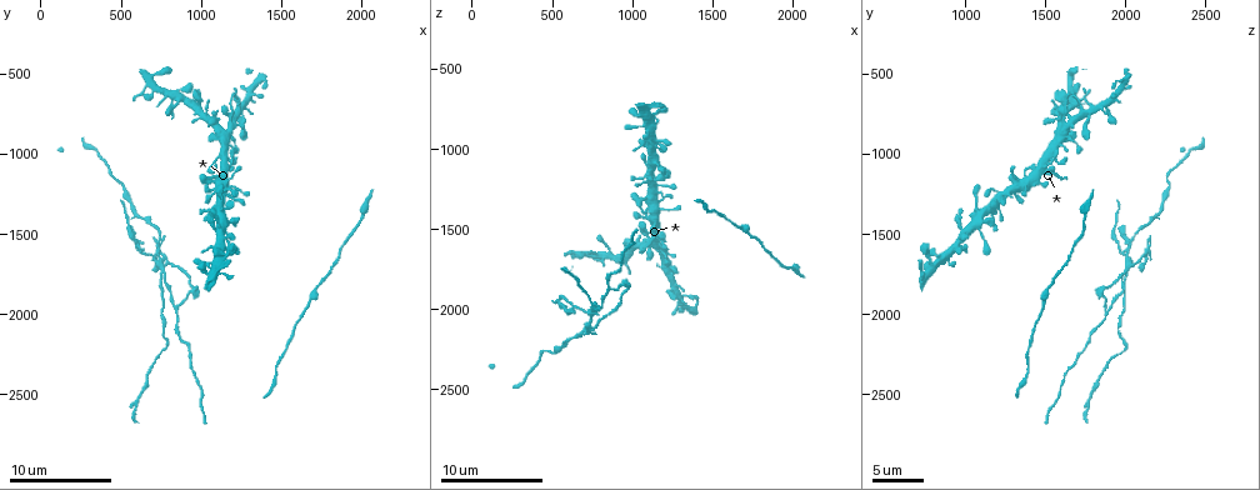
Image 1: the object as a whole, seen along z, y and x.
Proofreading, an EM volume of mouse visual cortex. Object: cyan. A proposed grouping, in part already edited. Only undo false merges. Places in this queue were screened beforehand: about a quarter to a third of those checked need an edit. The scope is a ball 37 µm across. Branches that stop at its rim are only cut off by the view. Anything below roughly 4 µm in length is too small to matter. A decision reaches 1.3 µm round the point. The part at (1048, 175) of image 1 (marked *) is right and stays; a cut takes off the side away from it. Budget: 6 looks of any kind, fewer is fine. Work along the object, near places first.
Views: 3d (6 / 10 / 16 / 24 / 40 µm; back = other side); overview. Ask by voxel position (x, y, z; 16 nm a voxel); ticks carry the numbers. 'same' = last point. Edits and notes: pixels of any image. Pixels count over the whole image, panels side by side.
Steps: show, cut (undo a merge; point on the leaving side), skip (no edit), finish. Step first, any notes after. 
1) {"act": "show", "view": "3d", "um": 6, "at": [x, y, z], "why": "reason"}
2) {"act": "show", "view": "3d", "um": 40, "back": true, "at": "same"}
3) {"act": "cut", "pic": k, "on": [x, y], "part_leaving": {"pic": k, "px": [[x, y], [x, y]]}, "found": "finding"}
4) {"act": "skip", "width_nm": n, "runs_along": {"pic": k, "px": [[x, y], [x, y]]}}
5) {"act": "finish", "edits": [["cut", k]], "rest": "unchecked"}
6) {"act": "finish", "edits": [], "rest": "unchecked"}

{"act": "show", "view": "3d", "um": 10, "at": [1700, 1920, 1480]}

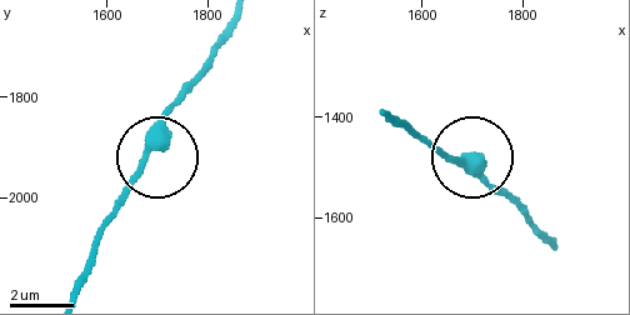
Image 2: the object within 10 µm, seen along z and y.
{"act": "skip", "width_nm": 370, "found": "one cell here"}

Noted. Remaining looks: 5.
{"act": "show", "view": "3d", "um": 10, "at": [1160, 860, 1580], "why": "four-way junction"}

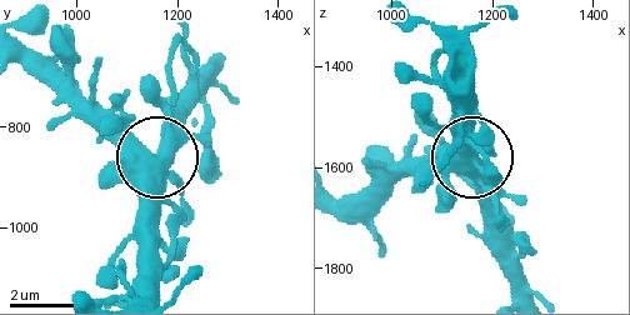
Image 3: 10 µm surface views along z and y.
{"act": "show", "view": "3d", "um": 10, "back": true, "at": "same"}

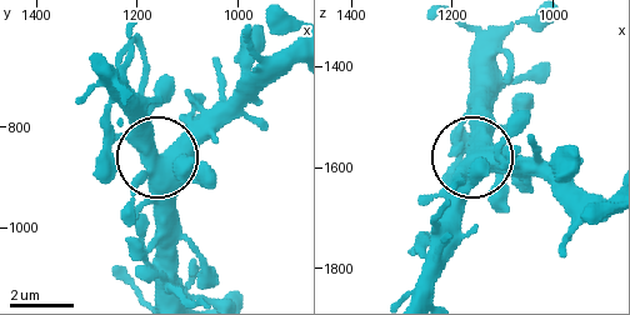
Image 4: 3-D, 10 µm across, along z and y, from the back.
{"act": "skip", "width_nm": 520, "found": "all the same cell"}

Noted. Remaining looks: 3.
{"act": "show", "view": "3d", "um": 10, "at": [1120, 1460, 1060], "why": "three-way junction"}

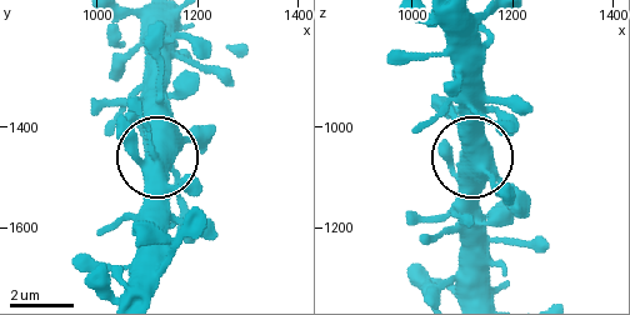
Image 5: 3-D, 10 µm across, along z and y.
{"act": "show", "view": "3d", "um": 6, "at": [1140, 1460, 1070], "why": "closer look"}

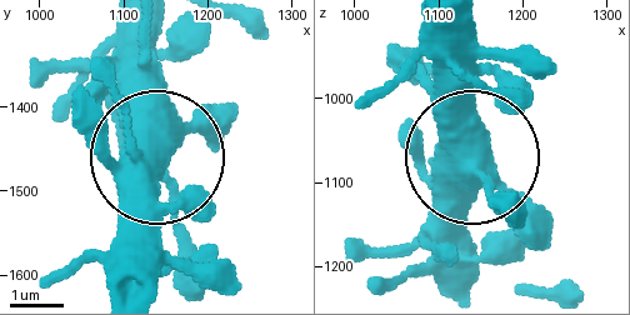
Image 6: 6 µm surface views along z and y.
{"act": "skip", "arms": 3, "runs_along": {"pic": 6, "px": [[465, 276], [451, 65]]}, "found": "one cell here"}

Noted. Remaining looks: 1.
{"act": "finish", "edits": [], "rest": "unchecked"}

